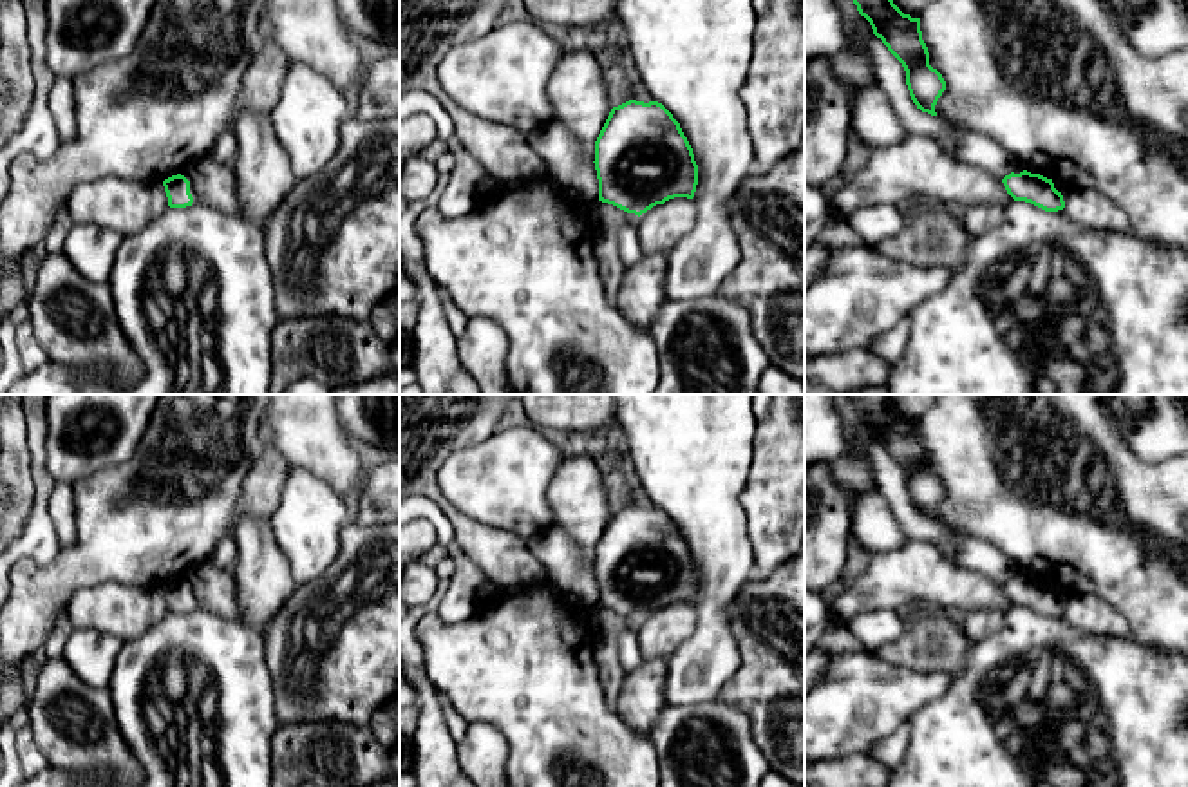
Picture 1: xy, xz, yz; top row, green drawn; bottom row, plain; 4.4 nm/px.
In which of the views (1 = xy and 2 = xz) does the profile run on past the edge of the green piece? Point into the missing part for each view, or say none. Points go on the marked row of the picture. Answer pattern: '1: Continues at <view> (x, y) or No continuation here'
1: Continues at xy (192, 190)
2: No continuation here

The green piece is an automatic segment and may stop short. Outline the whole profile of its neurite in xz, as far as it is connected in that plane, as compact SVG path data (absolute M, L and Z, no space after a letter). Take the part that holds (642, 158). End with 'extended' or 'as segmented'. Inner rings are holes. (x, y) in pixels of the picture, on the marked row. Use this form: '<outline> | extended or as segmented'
M658 101L613 107L597 141L599 201L642 215L674 197L693 199L698 165L680 123Z | as segmented

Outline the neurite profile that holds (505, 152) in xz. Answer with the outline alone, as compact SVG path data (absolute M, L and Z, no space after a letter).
M443 98L443 107L454 121L456 139L488 175L503 181L528 181L544 170L544 161L533 152L526 134L477 118L448 98Z

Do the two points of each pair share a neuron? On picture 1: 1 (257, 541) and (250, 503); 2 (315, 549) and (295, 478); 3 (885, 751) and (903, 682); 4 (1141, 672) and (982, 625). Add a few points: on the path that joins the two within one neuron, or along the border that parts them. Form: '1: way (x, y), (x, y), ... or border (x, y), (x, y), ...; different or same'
1: border (268, 518), (243, 516), (237, 521); different
2: way (308, 530), (308, 503), (304, 496); same
3: border (910, 717), (881, 737), (870, 753); different
4: border (1006, 614), (995, 632), (971, 643); different

